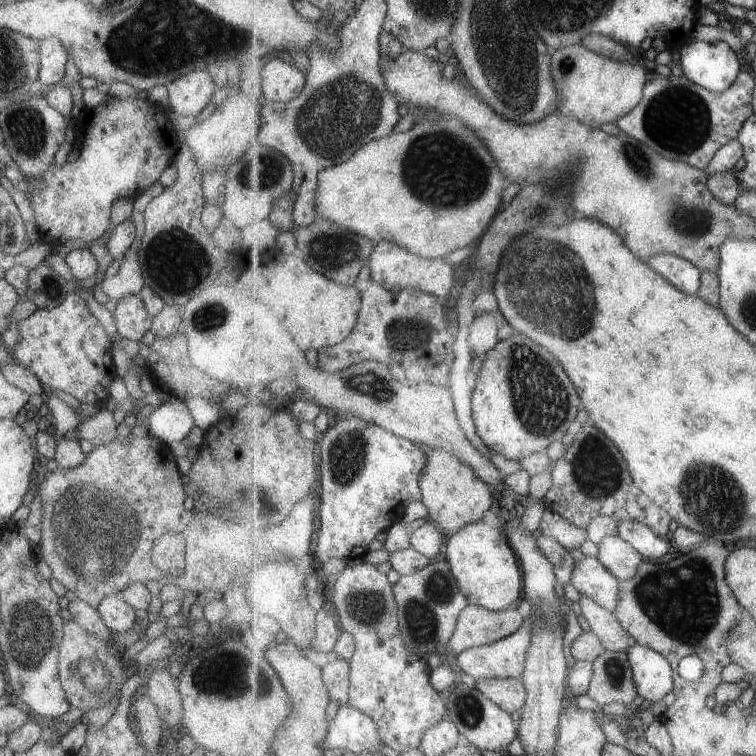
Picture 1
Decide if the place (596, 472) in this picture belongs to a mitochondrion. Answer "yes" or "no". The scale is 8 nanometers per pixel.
yes

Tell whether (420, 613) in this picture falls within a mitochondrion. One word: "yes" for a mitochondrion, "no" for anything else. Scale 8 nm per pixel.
yes

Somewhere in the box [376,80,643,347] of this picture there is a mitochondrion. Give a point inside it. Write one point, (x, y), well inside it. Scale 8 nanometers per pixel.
(530, 273)

